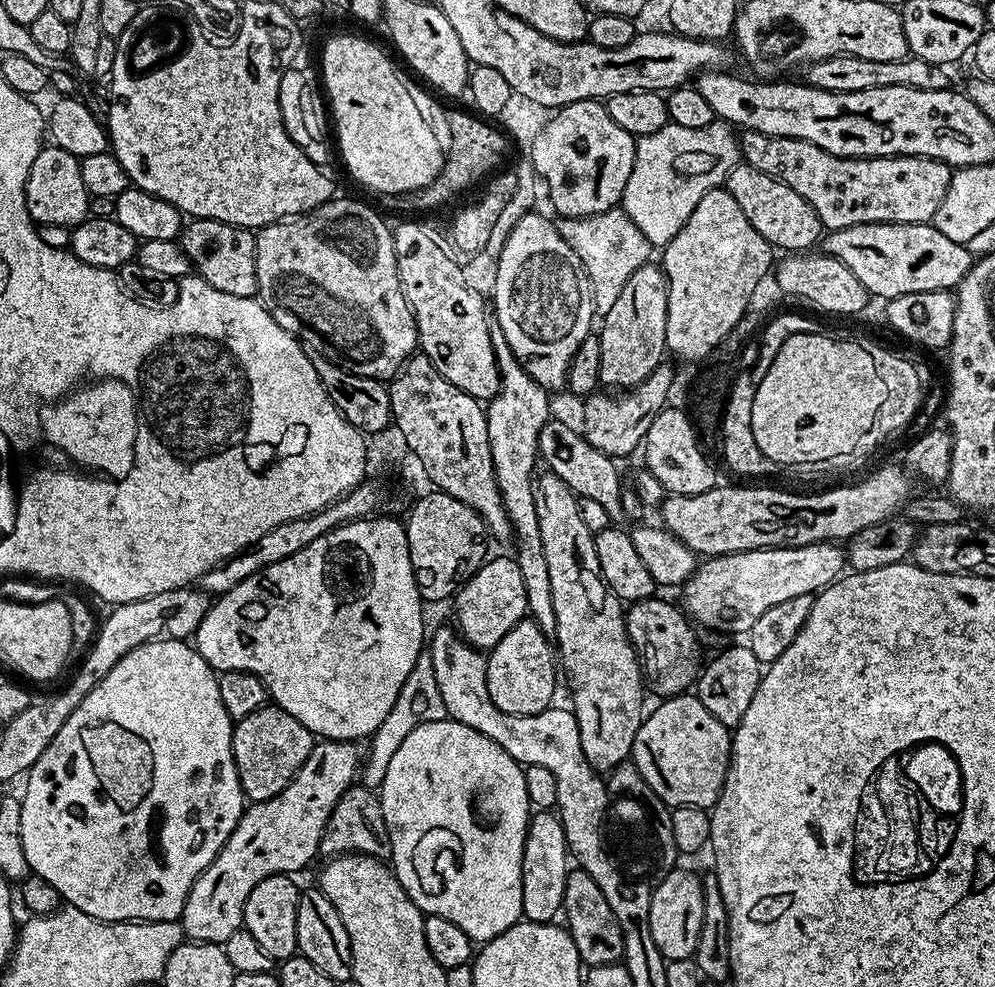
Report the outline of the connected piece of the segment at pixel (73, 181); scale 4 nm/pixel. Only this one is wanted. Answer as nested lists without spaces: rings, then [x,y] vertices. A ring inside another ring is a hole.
[[[55,146],[41,147],[34,166],[30,166],[28,181],[24,183],[26,206],[37,225],[57,224],[71,229],[88,219],[88,201],[90,199],[82,182],[82,170],[77,156]]]

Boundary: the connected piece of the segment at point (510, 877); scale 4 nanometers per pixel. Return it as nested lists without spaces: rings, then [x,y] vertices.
[[[439,720],[426,722],[418,726],[418,730],[411,732],[394,750],[394,758],[390,758],[390,766],[386,766],[386,778],[378,789],[382,818],[386,818],[388,841],[392,847],[390,857],[391,867],[394,869],[398,882],[410,894],[410,898],[420,907],[420,911],[429,916],[450,918],[454,926],[462,926],[473,942],[487,942],[502,934],[510,926],[519,924],[524,911],[522,910],[522,850],[526,842],[526,830],[530,819],[530,805],[526,794],[526,778],[520,761],[510,758],[498,742],[486,738],[486,734],[478,734],[470,726],[462,726],[462,722],[453,720]]]

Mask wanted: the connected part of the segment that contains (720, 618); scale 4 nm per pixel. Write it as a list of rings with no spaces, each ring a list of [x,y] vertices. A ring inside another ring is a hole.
[[[839,543],[807,544],[806,546],[789,546],[786,548],[755,548],[749,552],[731,552],[725,556],[705,559],[691,577],[682,585],[684,591],[685,613],[697,625],[713,628],[716,632],[740,632],[746,634],[770,606],[798,598],[798,594],[813,594],[822,591],[828,585],[840,579],[846,568],[846,552]]]

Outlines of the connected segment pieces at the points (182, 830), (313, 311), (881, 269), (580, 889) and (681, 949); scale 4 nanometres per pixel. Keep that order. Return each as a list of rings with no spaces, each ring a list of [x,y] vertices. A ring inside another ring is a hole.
[[[151,640],[149,644],[130,650],[82,698],[82,702],[66,718],[66,722],[35,766],[26,774],[28,785],[22,791],[22,850],[26,850],[26,862],[35,875],[46,878],[54,890],[71,907],[82,910],[99,920],[179,920],[184,913],[186,898],[194,882],[210,866],[212,859],[222,850],[222,846],[235,830],[236,823],[244,815],[246,797],[232,753],[232,715],[222,706],[218,690],[218,676],[204,661],[191,643],[183,640]]]
[[[333,198],[327,200],[322,206],[318,206],[312,212],[304,212],[301,216],[290,216],[286,220],[280,220],[276,224],[268,224],[256,232],[256,269],[258,270],[258,299],[264,305],[264,309],[297,340],[303,342],[308,348],[313,348],[322,353],[332,363],[353,372],[354,375],[368,376],[370,379],[387,381],[399,372],[401,366],[414,355],[418,348],[416,335],[416,319],[412,313],[410,302],[402,290],[402,282],[398,278],[398,262],[394,254],[394,242],[392,241],[393,229],[371,208],[360,200],[339,200]]]
[[[859,224],[845,228],[831,229],[823,237],[823,255],[838,258],[850,271],[857,276],[858,282],[866,286],[866,290],[873,297],[884,296],[885,301],[890,301],[895,296],[914,294],[915,292],[946,292],[955,289],[962,282],[962,278],[972,269],[974,255],[972,248],[950,242],[942,230],[930,224]]]
[[[579,870],[569,871],[566,878],[566,894],[562,909],[566,927],[572,933],[574,946],[578,946],[578,954],[585,965],[597,968],[607,964],[619,964],[624,958],[624,939],[622,926],[618,926],[618,918],[614,918],[614,910],[610,910],[610,902],[606,902],[606,894],[598,890],[594,878]]]
[[[676,866],[665,871],[668,873],[652,888],[650,935],[654,937],[654,946],[658,946],[665,961],[695,957],[698,934],[702,930],[704,886],[701,877],[699,875],[696,877],[694,873],[680,867]]]

